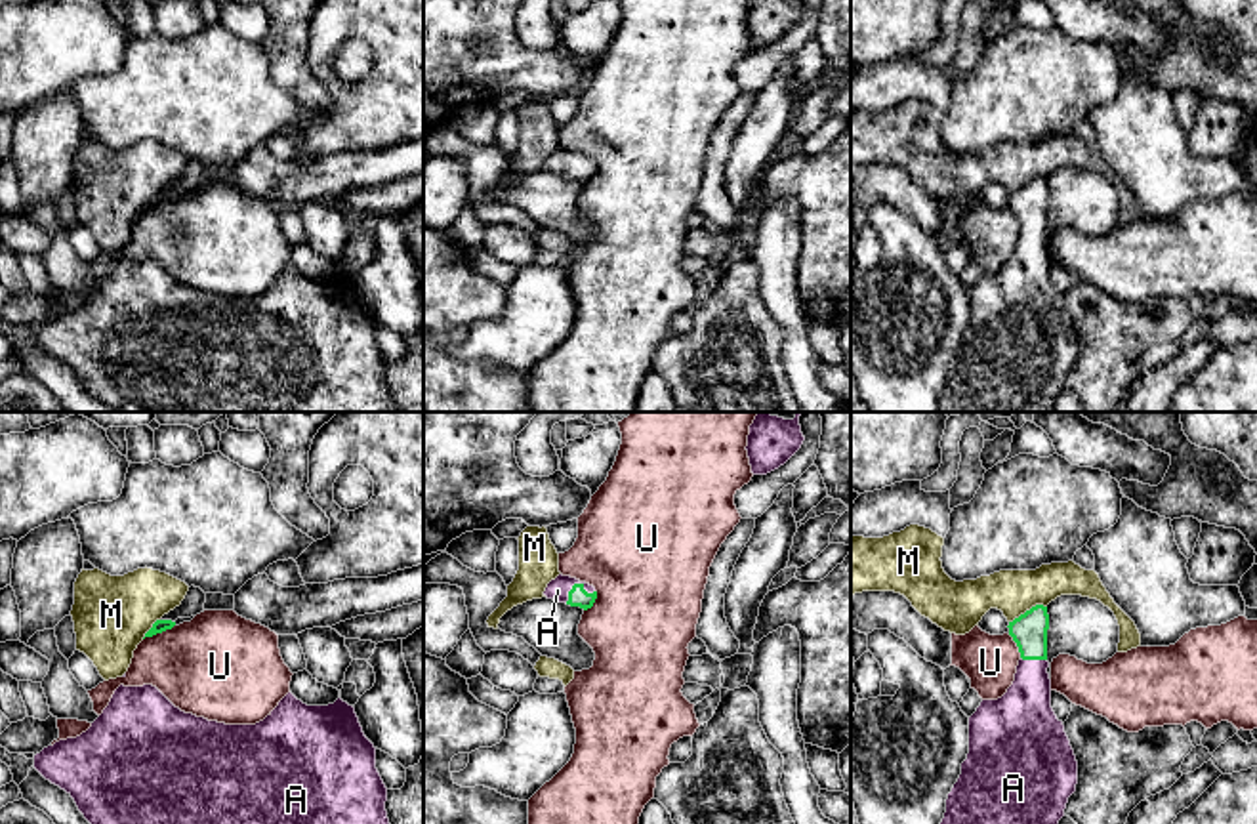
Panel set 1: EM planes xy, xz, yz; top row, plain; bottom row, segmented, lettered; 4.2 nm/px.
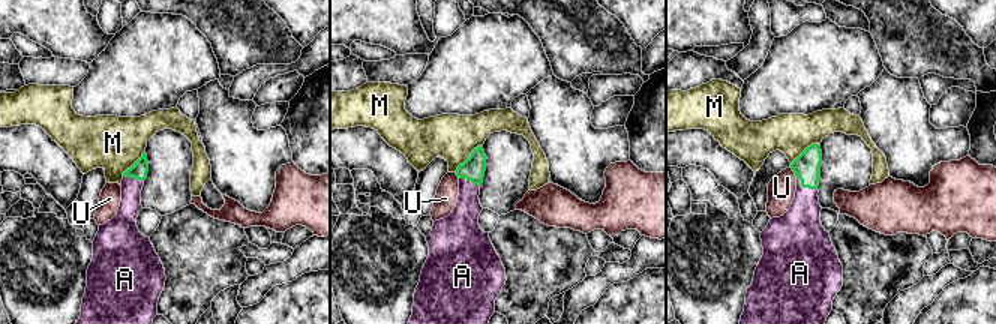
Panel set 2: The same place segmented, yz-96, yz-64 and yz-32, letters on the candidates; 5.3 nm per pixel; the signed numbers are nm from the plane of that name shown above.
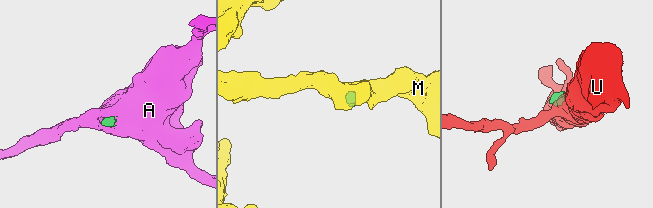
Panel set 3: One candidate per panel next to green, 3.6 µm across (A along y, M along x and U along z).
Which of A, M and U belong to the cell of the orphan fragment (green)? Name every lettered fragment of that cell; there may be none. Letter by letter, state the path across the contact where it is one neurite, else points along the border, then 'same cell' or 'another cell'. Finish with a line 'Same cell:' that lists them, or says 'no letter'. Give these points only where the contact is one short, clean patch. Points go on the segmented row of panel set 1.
A: way xz (576, 596), (575, 584), (557, 590); same cell
M: border yz (1046, 605), (1034, 605), (1009, 622); another cell
U: border xy (174, 624), (144, 639); another cell
Same cell: A

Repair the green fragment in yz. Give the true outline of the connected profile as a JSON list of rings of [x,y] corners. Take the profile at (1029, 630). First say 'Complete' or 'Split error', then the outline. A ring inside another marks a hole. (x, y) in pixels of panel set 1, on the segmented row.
Split error. [[[1032,607],[1007,628],[1020,652],[1015,681],[1001,698],[982,700],[969,717],[969,753],[940,824],[1059,824],[1076,792],[1078,761],[1051,708],[1047,607]]]

